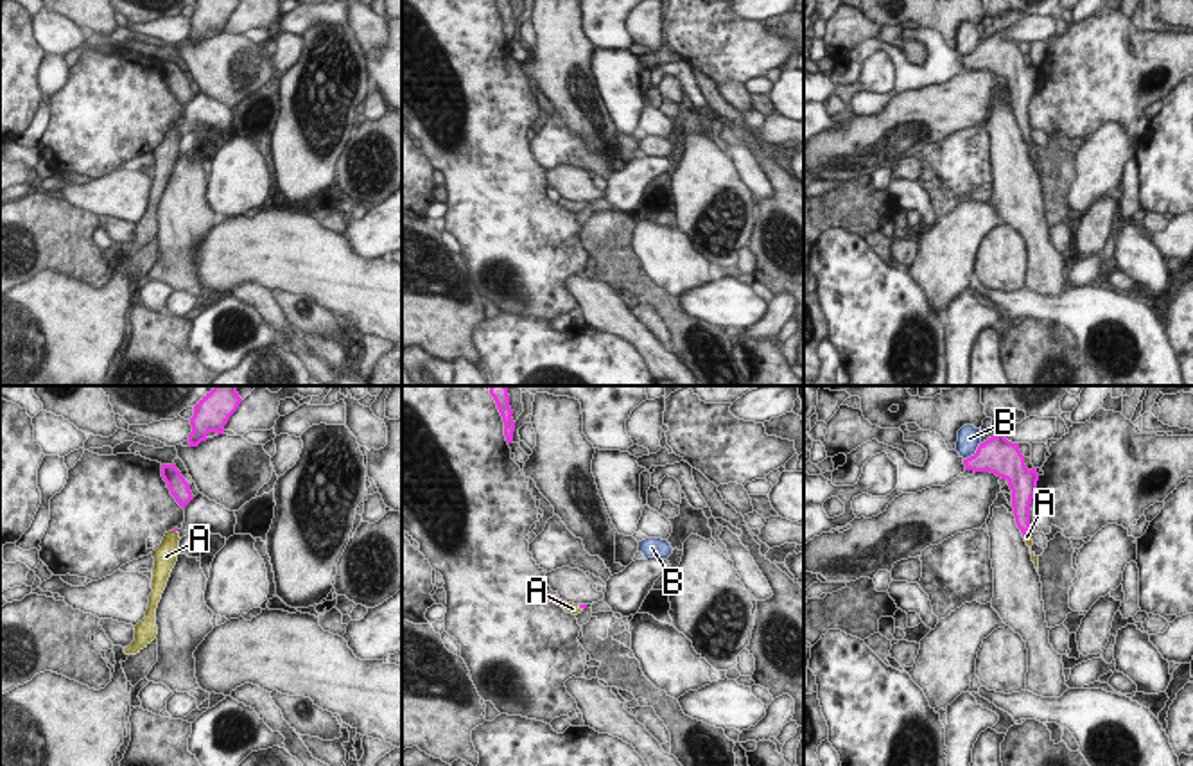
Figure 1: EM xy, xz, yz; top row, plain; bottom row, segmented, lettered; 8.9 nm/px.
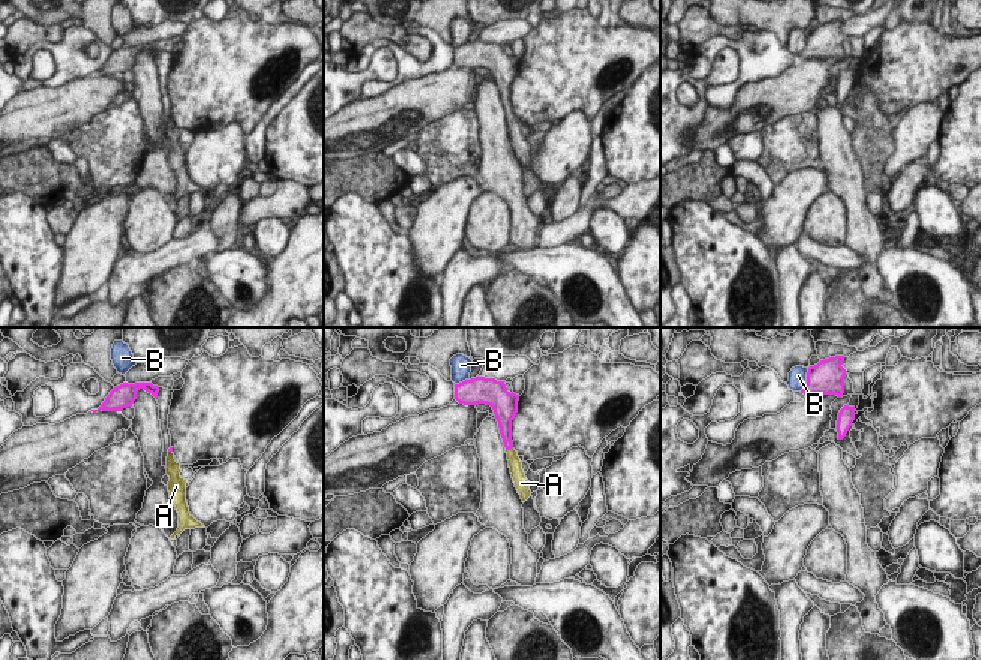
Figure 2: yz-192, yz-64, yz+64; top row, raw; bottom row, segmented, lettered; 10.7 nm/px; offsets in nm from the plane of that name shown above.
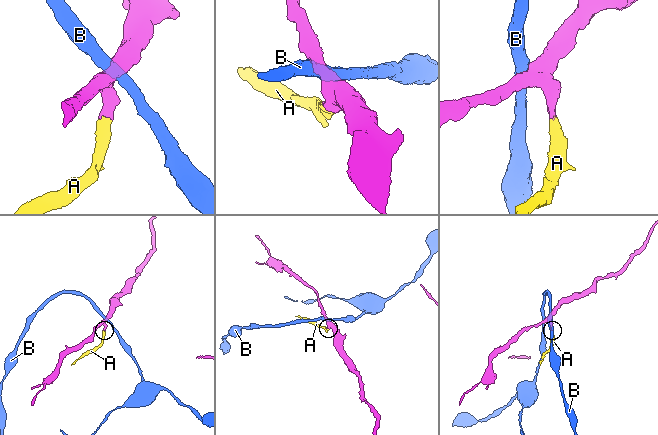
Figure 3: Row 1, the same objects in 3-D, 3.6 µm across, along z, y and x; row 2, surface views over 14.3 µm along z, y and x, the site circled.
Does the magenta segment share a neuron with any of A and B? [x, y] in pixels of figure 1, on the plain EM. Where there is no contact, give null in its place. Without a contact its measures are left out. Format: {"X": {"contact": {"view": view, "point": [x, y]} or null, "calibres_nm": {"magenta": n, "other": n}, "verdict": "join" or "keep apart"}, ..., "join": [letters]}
{"A": {"contact": {"view": "yz", "point": [1027, 130]}, "calibres_nm": {"magenta": 160, "other": 70}, "verdict": "join"}, "B": {"contact": {"view": "yz", "point": [976, 51]}, "calibres_nm": {"magenta": 320, "other": 220}, "verdict": "keep apart"}, "join": ["A"]}

